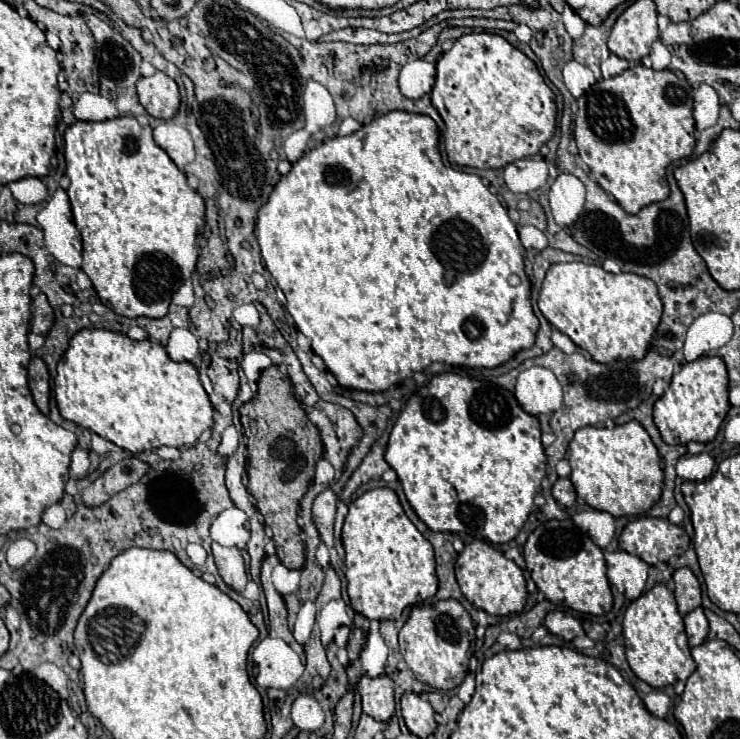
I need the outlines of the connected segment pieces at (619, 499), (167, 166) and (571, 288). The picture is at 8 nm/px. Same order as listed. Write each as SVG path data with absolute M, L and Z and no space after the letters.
M637 420L615 428L579 428L569 444L567 460L577 496L583 496L591 508L609 512L615 518L641 516L661 496L663 470L659 466L659 454L649 434Z
M119 116L113 120L105 120L105 122L73 122L64 133L64 157L67 162L67 170L65 176L69 178L69 188L67 188L67 196L71 200L71 210L73 210L73 220L77 230L81 232L83 238L83 264L81 270L89 276L89 280L93 282L93 288L97 290L97 296L101 298L101 302L111 308L113 312L121 314L121 316L129 316L129 318L137 318L137 316L147 316L147 318L163 318L169 310L171 304L171 296L177 292L177 288L193 274L195 270L195 262L199 256L199 242L197 236L205 226L205 202L203 198L189 188L185 174L175 166L175 162L167 156L165 150L161 150L151 134L149 126L141 126L135 118L131 116Z
M569 262L569 264L553 264L547 270L547 276L543 280L543 288L539 292L539 310L543 316L563 334L567 334L577 348L589 352L589 356L597 362L615 362L615 360L641 360L645 352L649 350L649 344L655 336L655 330L661 322L663 314L663 302L659 298L655 282L651 282L645 276L639 274L611 274L605 272L597 264L585 264L585 262Z

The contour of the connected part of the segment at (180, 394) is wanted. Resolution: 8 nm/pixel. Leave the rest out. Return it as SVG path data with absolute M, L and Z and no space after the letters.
M85 328L71 338L65 356L57 364L54 394L59 412L65 420L97 432L101 438L111 440L131 454L155 450L159 446L193 446L203 430L213 426L213 406L199 382L199 374L193 364L173 362L165 348L157 342L137 342L125 334L103 328Z

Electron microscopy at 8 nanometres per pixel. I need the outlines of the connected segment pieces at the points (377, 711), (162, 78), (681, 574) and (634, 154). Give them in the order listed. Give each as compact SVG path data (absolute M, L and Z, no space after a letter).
M385 674L377 678L363 676L357 682L357 692L361 694L361 700L363 700L363 712L373 716L375 720L387 722L395 712L393 688L395 688L395 682Z
M155 72L149 78L137 82L137 94L143 108L159 120L171 120L179 110L179 88L173 78L163 72Z
M679 568L673 572L675 582L675 600L679 606L679 614L685 616L687 612L701 606L701 586L695 574L689 568Z
M643 64L631 66L625 72L599 80L583 98L577 100L579 110L575 114L575 142L581 160L589 166L589 174L595 176L597 184L615 196L625 212L637 214L643 206L651 202L665 200L669 196L669 186L665 180L665 170L671 162L687 158L695 148L695 120L693 120L693 94L691 84L679 78L671 70L651 70Z

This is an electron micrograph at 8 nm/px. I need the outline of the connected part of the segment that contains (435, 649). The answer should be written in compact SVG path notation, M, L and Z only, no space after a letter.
M457 600L415 606L399 632L399 646L407 666L413 670L419 682L443 692L451 692L467 674L469 658L473 656L475 648L475 624L469 612Z

